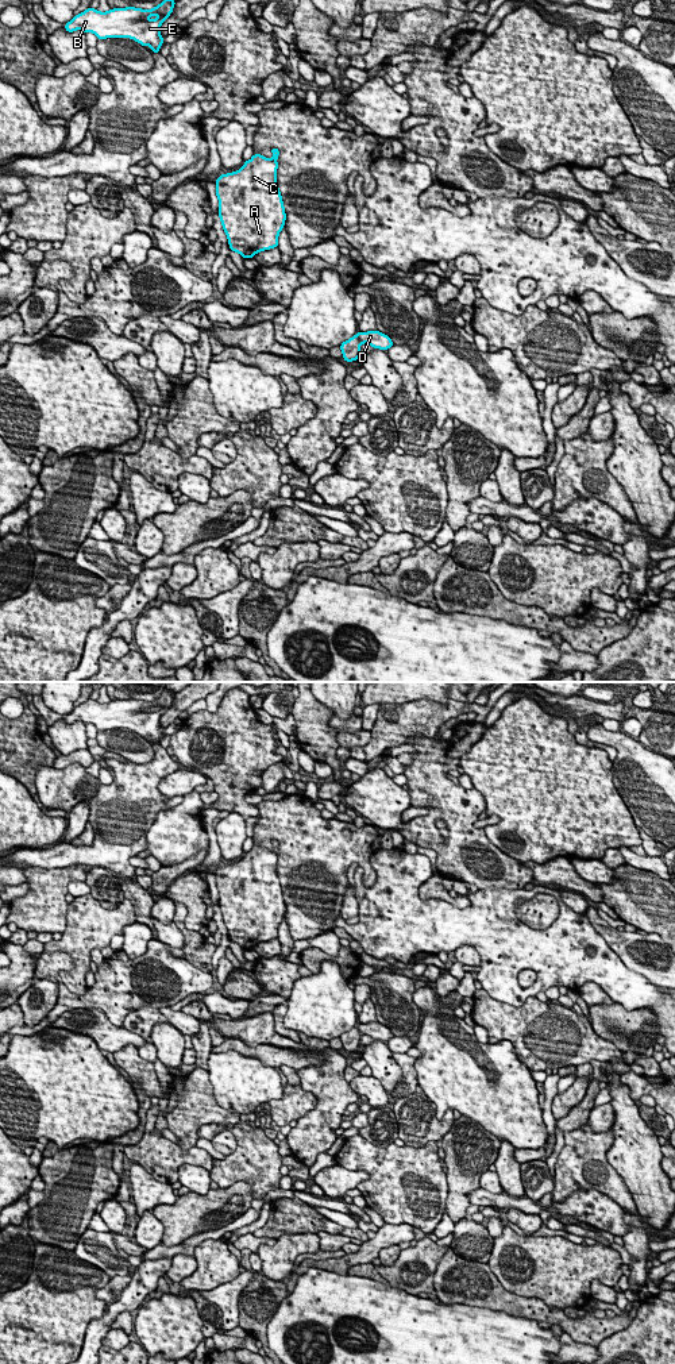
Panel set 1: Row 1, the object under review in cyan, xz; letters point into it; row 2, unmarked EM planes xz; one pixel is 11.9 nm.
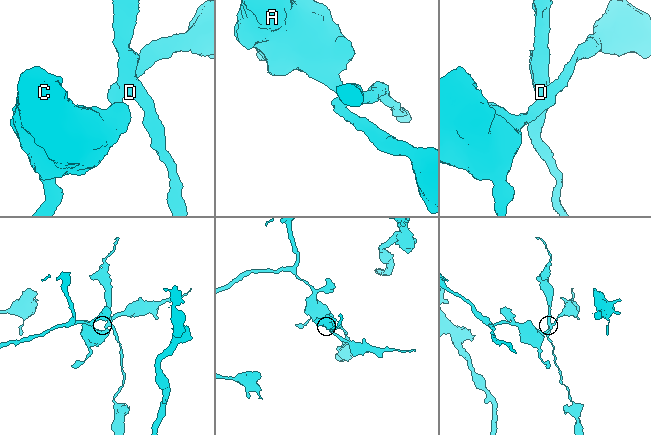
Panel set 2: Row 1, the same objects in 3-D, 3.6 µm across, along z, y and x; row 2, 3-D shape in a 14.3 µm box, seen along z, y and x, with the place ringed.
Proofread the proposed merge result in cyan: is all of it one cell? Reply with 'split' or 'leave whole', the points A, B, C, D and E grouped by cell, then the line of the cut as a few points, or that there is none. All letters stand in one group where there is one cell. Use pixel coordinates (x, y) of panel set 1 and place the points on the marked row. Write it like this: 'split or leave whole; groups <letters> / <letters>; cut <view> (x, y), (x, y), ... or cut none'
split; groups A B C E / D; cut xz (355, 335), (361, 343)

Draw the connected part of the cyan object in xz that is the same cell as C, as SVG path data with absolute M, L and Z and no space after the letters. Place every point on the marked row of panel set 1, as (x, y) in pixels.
M273 147L271 153L271 159L254 154L242 169L216 180L217 216L231 251L243 258L278 247L278 235L285 226L285 208L275 181L279 151Z

